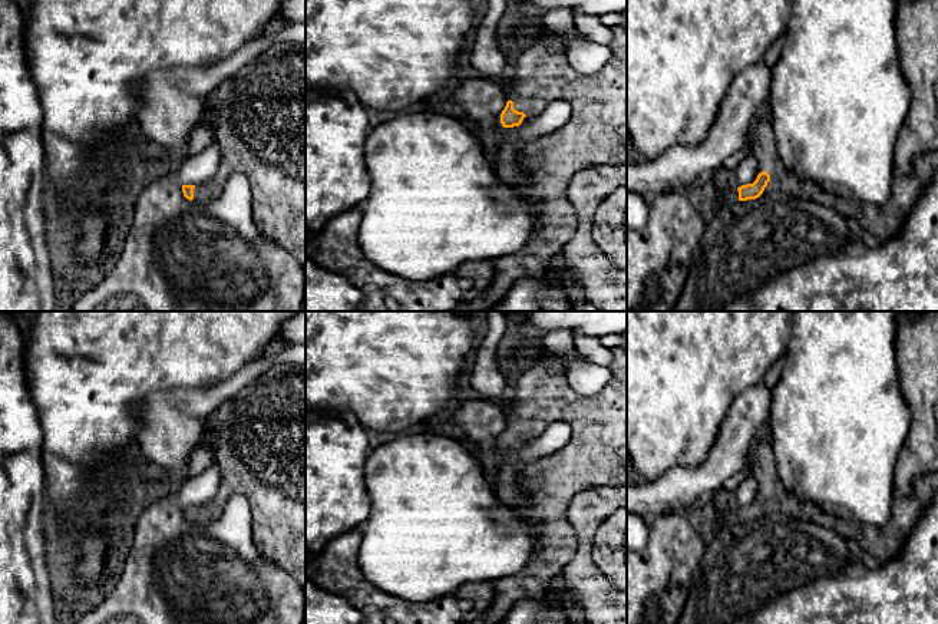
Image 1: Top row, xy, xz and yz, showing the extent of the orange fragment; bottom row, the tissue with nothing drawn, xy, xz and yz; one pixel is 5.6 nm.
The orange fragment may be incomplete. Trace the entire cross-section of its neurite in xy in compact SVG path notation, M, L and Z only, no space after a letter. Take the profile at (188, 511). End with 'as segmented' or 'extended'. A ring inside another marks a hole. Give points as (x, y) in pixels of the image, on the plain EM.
M277 363L224 402L208 416L204 443L212 448L221 485L208 505L182 506L184 518L189 522L211 521L232 495L244 495L251 506L251 534L257 549L305 588L305 366Z; extended

